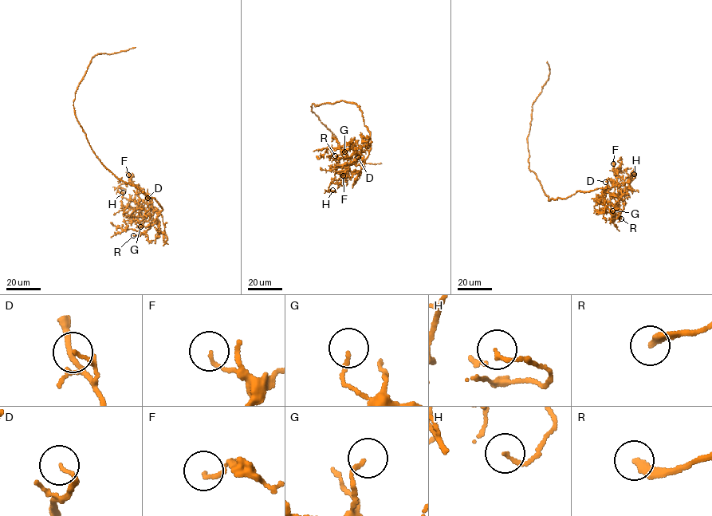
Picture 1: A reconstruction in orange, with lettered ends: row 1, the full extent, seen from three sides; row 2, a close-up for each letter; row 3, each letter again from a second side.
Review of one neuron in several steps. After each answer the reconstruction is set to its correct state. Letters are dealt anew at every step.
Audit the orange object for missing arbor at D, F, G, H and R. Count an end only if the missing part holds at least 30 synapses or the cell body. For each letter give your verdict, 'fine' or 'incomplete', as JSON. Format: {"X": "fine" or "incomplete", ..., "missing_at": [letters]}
{"D": "fine", "F": "fine", "G": "fine", "H": "fine", "R": "fine", "missing_at": []}

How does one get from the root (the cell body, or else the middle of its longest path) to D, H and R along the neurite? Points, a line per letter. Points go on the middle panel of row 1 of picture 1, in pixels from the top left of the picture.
D: (332, 104), (342, 100), (353, 102), (362, 112), (363, 124), (370, 131), (370, 150), (362, 151), (358, 157)
H: (332, 104), (359, 106), (371, 143), (350, 164), (344, 179), (331, 183), (332, 190)
R: (332, 104), (342, 100), (356, 104), (370, 135), (370, 150), (363, 146), (348, 156), (335, 155)

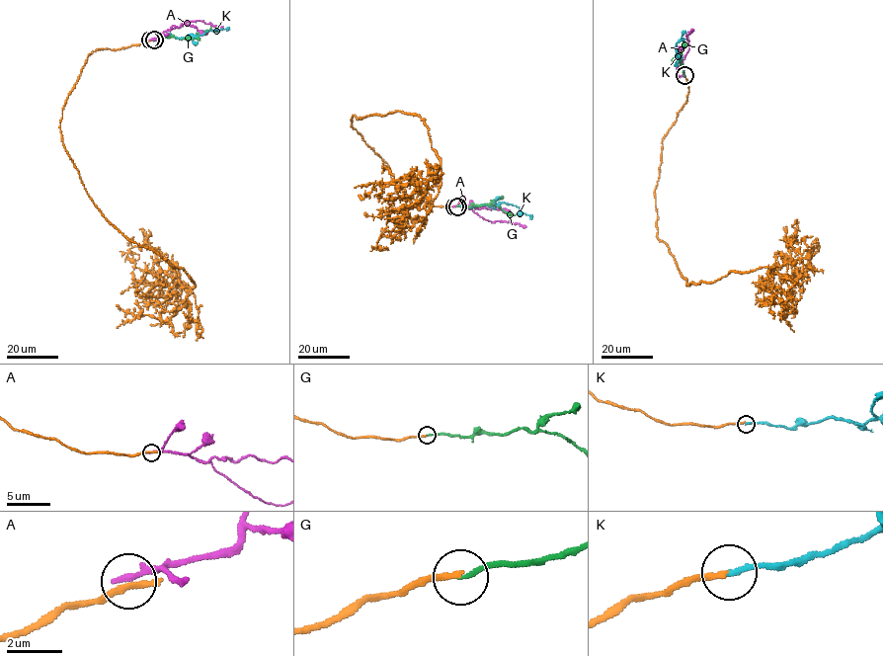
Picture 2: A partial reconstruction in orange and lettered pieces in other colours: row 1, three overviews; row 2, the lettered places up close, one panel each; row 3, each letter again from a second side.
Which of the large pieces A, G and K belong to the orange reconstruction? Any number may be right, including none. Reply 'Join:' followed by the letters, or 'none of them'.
Join: none of them

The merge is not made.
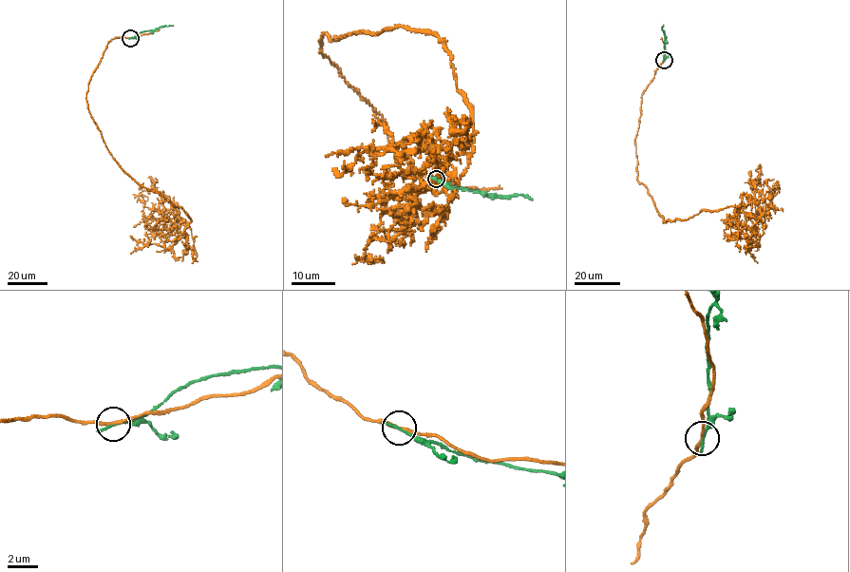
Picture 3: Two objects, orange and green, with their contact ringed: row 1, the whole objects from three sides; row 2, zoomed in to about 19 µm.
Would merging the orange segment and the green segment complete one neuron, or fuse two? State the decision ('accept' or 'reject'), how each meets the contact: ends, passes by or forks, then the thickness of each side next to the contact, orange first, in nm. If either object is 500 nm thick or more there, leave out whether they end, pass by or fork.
reject; orange passes by; green ends; calibres 200 and 220 nm

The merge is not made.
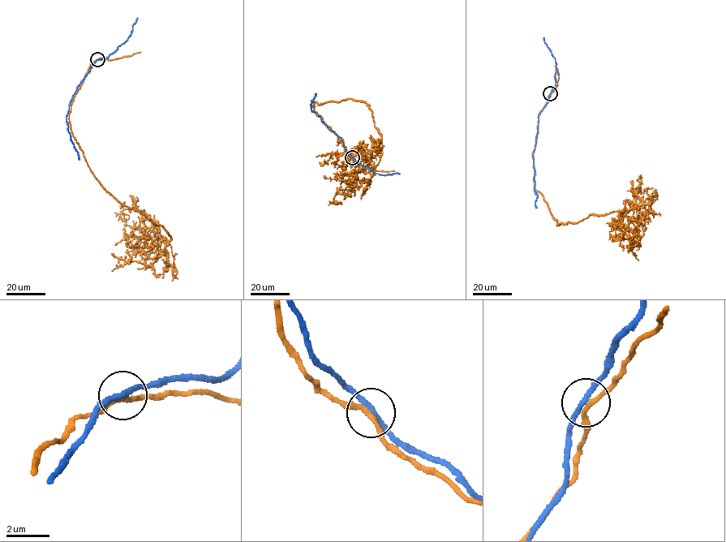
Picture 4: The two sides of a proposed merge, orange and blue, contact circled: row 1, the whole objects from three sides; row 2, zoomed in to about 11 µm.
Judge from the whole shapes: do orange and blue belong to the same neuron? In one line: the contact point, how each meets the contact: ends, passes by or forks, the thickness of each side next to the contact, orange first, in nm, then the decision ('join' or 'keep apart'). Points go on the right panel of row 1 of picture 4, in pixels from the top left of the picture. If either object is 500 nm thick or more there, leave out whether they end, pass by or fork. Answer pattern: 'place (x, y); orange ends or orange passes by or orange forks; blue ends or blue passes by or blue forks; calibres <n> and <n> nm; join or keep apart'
place (550, 93); orange passes by; blue passes by; calibres 200 and 240 nm; keep apart

